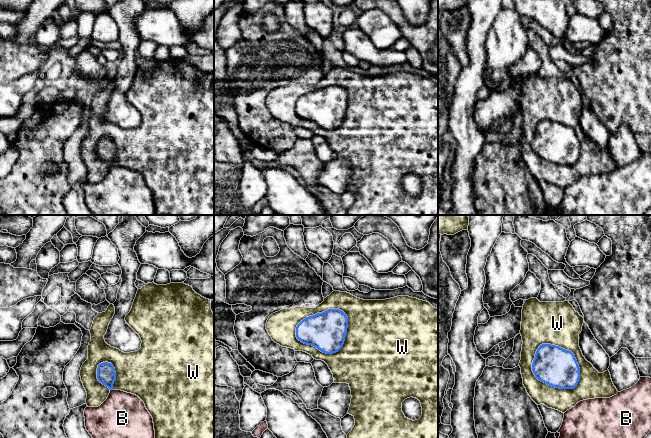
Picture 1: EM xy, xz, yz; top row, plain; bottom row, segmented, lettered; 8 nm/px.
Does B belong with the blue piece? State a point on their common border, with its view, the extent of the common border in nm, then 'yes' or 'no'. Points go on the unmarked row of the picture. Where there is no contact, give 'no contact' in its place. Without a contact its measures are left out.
xy (111, 165) | 30 nm | yes

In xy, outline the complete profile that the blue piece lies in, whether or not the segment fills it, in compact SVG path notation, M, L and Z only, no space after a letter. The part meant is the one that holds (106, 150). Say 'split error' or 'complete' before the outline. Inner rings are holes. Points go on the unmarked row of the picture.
split error; M111 139L98 141L97 155L110 165L107 175L98 183L86 183L84 186L85 203L93 215L155 215L153 194L144 178L136 171L114 166L115 144Z

